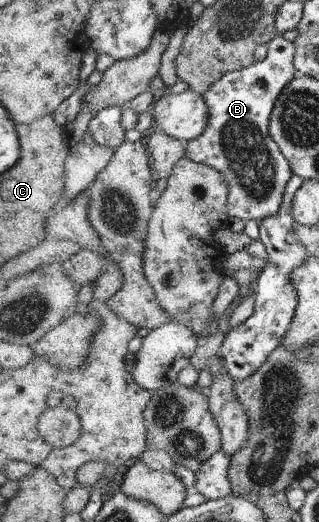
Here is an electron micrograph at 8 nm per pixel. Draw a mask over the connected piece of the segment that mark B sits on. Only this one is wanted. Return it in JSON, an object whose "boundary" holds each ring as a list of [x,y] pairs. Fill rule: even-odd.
{"boundary":[[[276,35],[268,45],[266,58],[241,70],[234,70],[212,83],[202,96],[208,106],[208,126],[200,137],[184,144],[185,155],[194,163],[208,164],[228,179],[228,215],[261,221],[280,210],[284,187],[294,172],[272,139],[269,121],[282,89],[298,76],[295,44]]]}

